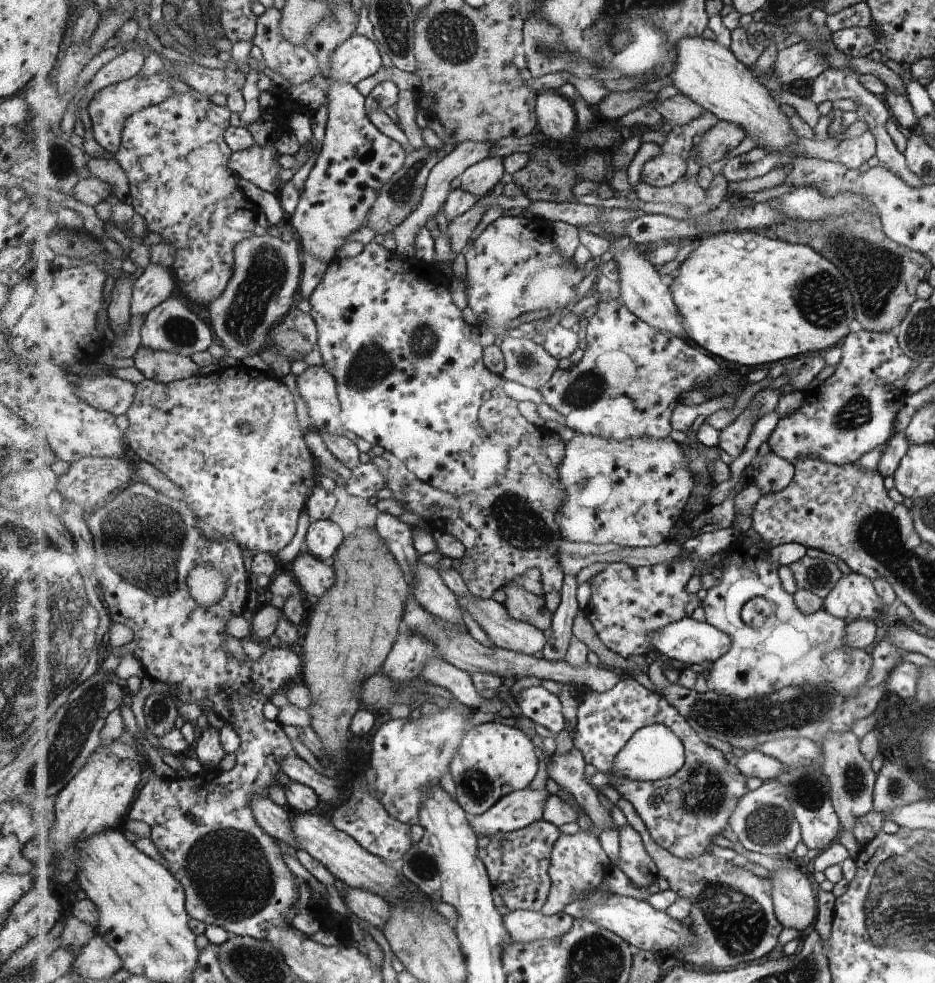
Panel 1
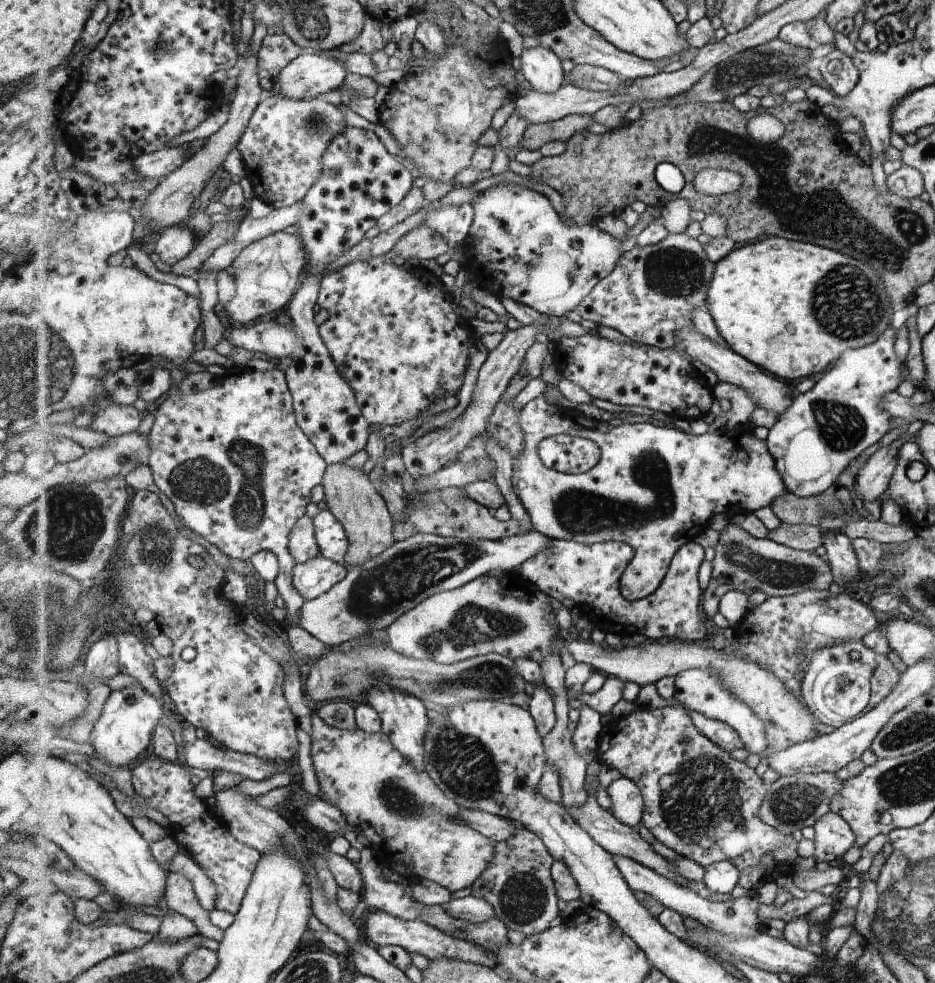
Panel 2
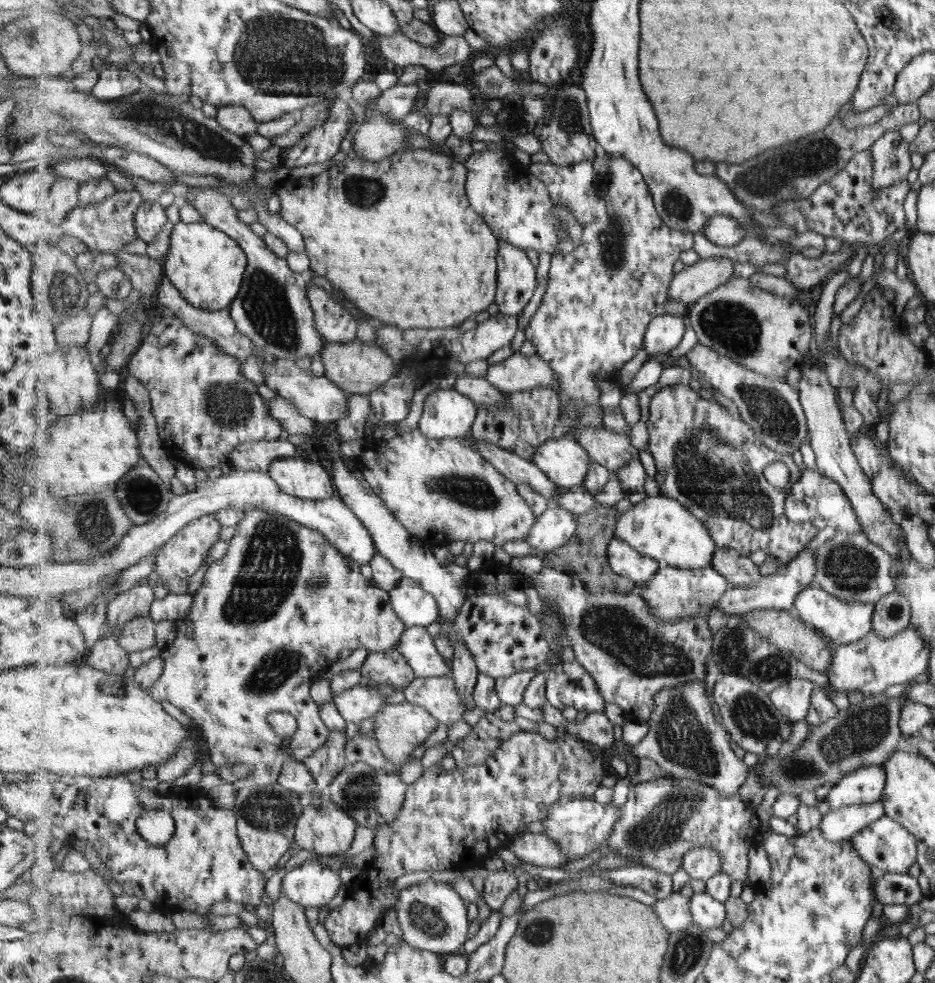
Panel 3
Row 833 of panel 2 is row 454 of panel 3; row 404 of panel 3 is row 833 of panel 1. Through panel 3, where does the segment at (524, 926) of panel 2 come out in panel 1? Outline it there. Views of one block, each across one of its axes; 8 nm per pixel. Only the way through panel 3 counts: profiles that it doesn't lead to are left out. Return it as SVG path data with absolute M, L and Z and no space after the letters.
M547 820L533 822L522 830L478 838L477 856L483 860L492 880L493 888L507 900L507 892L517 892L521 888L535 890L535 910L542 910L552 889L549 866L553 846L560 839L561 833L555 824Z

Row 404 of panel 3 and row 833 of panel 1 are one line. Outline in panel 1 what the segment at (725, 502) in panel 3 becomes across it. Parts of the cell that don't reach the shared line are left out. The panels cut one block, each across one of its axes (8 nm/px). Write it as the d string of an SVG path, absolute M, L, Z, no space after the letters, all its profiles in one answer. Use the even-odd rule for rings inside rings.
M633 678L621 680L608 692L587 692L579 702L576 718L577 725L571 736L574 746L581 751L586 764L595 766L598 772L605 774L615 768L619 752L641 728L662 723L681 738L687 752L686 764L674 776L659 781L611 780L620 797L635 806L653 839L678 858L699 858L708 852L713 838L729 827L733 810L749 792L747 776L739 772L737 766L729 764L721 750L704 744L681 712L665 700L665 696L647 690ZM677 812L679 816L675 820L673 814Z

